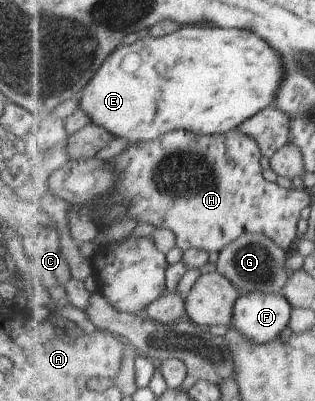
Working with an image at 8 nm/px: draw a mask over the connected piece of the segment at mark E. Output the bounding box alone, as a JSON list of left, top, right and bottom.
[72,25,286,144]

